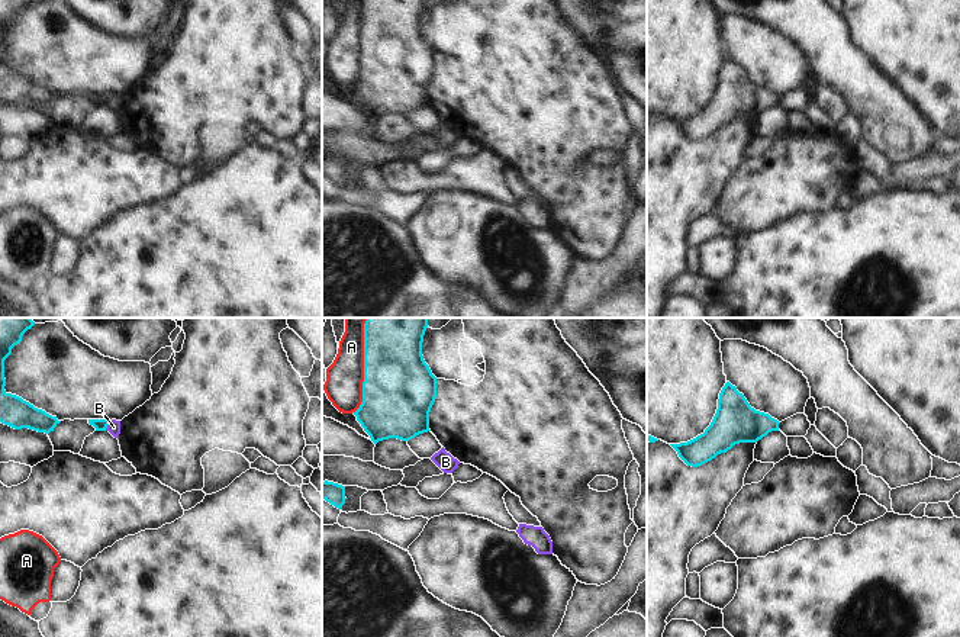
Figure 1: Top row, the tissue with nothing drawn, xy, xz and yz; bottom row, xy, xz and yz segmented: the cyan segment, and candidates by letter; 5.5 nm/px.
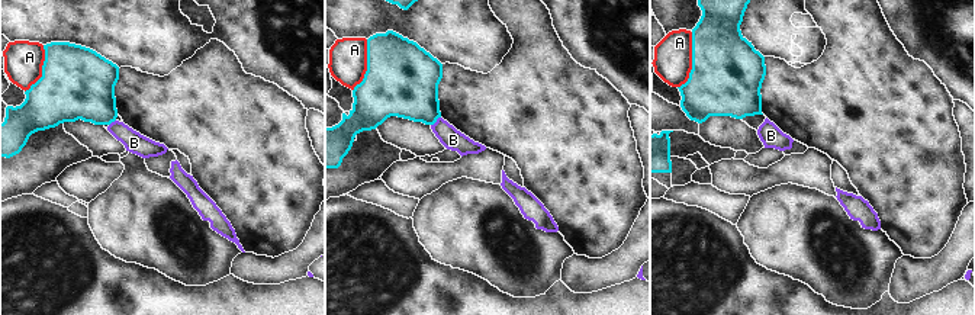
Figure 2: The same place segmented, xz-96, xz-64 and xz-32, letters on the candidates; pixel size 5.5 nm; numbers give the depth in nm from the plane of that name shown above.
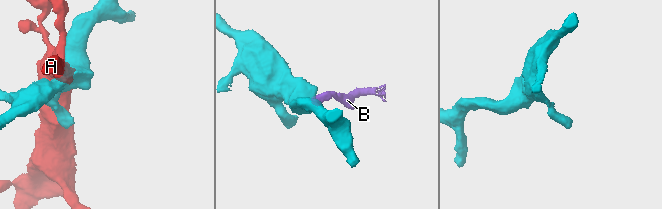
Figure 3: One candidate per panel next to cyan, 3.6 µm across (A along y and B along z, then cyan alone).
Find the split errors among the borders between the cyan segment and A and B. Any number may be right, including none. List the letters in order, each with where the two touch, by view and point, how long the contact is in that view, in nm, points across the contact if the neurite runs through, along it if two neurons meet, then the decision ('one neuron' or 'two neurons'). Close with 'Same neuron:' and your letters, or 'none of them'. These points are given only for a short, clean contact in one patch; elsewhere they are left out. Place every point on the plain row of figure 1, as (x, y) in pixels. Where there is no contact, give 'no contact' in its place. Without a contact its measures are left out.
A: contact xz (364, 45); length 500 nm; two neurons
B: contact xy (108, 99); length 60 nm; border xy (109, 96), (105, 105); two neurons
Same neuron: none of them

